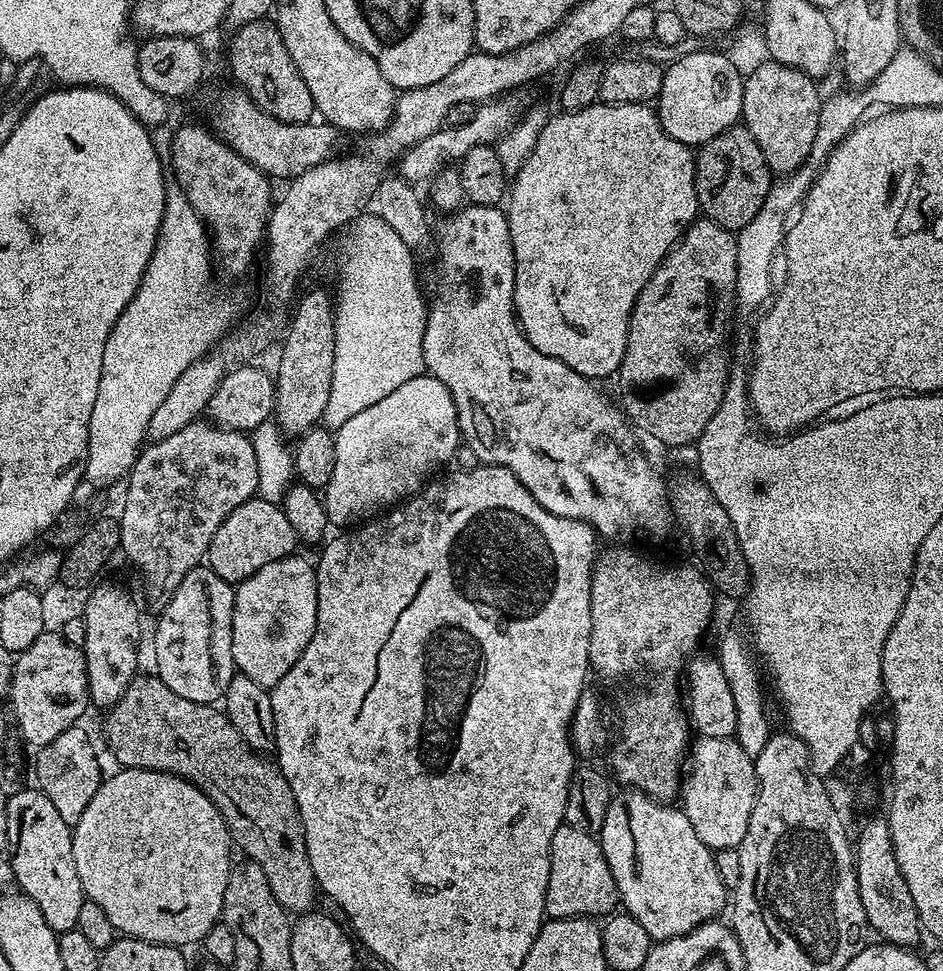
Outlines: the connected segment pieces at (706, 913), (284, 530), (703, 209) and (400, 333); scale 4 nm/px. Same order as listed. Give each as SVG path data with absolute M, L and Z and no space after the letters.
M639 790L620 791L613 795L606 810L606 822L602 822L598 839L610 866L610 874L614 874L618 900L623 911L636 919L638 926L650 934L653 942L685 936L698 926L715 921L719 917L716 915L723 908L725 911L726 889L718 874L713 849L707 848L702 838L694 834L690 818L686 818L679 807L654 800Z
M260 499L247 500L242 502L242 506L235 508L226 522L218 526L208 547L207 567L213 568L218 578L233 586L262 570L262 566L278 562L297 551L296 531L290 526L290 522L286 522L283 507L279 503L271 504L268 500Z
M743 126L728 128L722 134L699 145L696 158L696 193L700 212L727 232L740 232L762 210L774 173L766 162L764 151L754 142L754 134Z
M361 214L339 233L338 239L340 245L336 248L334 287L334 366L332 389L323 419L323 423L332 430L350 422L354 414L374 406L374 402L382 402L382 398L386 398L386 394L394 394L402 382L410 382L410 378L425 371L422 338L429 309L426 296L424 300L420 284L416 281L413 249L398 238L394 229L386 226L383 218L375 214Z

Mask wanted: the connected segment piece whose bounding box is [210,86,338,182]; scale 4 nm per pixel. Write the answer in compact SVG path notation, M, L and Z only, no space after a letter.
M231 86L212 104L212 121L210 127L213 132L219 136L222 142L226 142L238 154L242 154L242 158L246 158L246 162L250 162L258 170L262 170L264 175L269 178L275 178L277 181L291 182L297 176L306 174L306 170L310 170L314 166L323 163L324 160L333 159L336 148L336 136L338 137L338 129L327 122L309 122L306 124L291 124L290 122L282 122L278 118L274 118L270 114L266 114L263 110L248 97L248 93L239 86Z

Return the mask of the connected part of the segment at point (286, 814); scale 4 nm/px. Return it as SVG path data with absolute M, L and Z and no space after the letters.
M149 674L145 680L140 679L133 679L127 690L122 694L122 698L118 698L118 702L107 709L105 715L108 717L104 720L104 732L108 735L108 744L112 747L113 754L116 755L117 765L125 768L149 768L155 772L169 772L182 777L183 780L189 780L194 786L198 786L198 790L202 790L206 794L206 798L210 798L210 802L214 802L214 806L218 806L218 810L228 827L228 832L232 836L233 845L239 851L241 848L248 855L245 857L251 863L257 864L262 870L262 874L266 874L266 882L270 882L270 890L274 894L274 898L278 898L278 902L284 907L284 911L289 914L303 914L309 911L315 905L312 903L315 902L316 896L318 897L318 889L314 878L314 870L310 866L310 858L306 854L304 827L300 821L298 806L294 802L294 790L290 790L290 782L286 782L286 778L280 772L279 767L267 755L258 753L248 746L248 743L242 738L242 734L238 734L238 730L234 730L234 726L219 707L203 704L202 702L190 702L190 698L182 698L179 694L174 694L174 690L170 690L170 686L162 683L160 677L155 674Z

